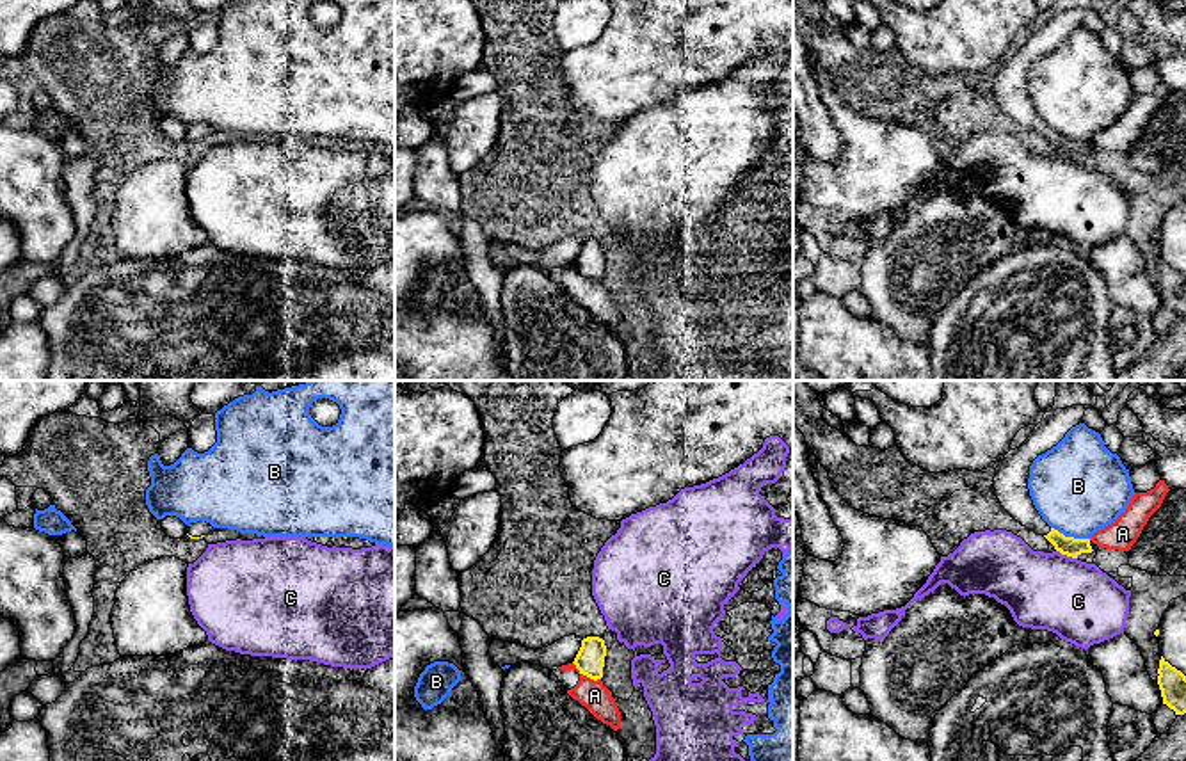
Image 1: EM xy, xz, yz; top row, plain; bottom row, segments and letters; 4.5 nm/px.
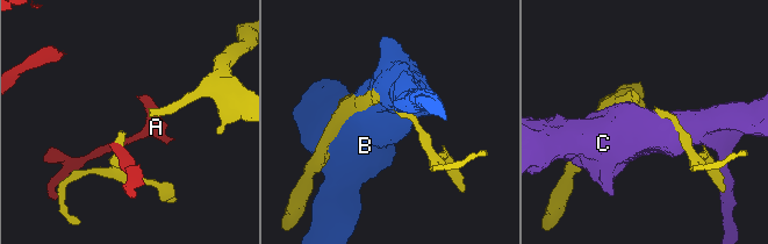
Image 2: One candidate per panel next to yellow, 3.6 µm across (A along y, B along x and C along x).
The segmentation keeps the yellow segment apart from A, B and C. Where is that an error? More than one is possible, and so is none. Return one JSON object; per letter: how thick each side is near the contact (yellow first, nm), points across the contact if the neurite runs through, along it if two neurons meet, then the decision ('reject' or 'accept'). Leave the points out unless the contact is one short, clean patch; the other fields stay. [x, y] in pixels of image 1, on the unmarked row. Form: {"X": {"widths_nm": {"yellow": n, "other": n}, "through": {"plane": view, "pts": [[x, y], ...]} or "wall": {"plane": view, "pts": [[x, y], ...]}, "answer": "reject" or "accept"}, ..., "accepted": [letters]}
{"A": {"widths_nm": {"yellow": 130, "other": 140}, "wall": {"plane": "xz", "pts": [[573, 264], [584, 276], [600, 281]]}, "answer": "reject"}, "B": {"widths_nm": {"yellow": 90, "other": 420}, "answer": "reject"}, "C": {"widths_nm": {"yellow": 90, "other": 360}, "wall": {"plane": "yz", "pts": [[1057, 152], [1076, 160]]}, "answer": "reject"}, "accepted": []}

